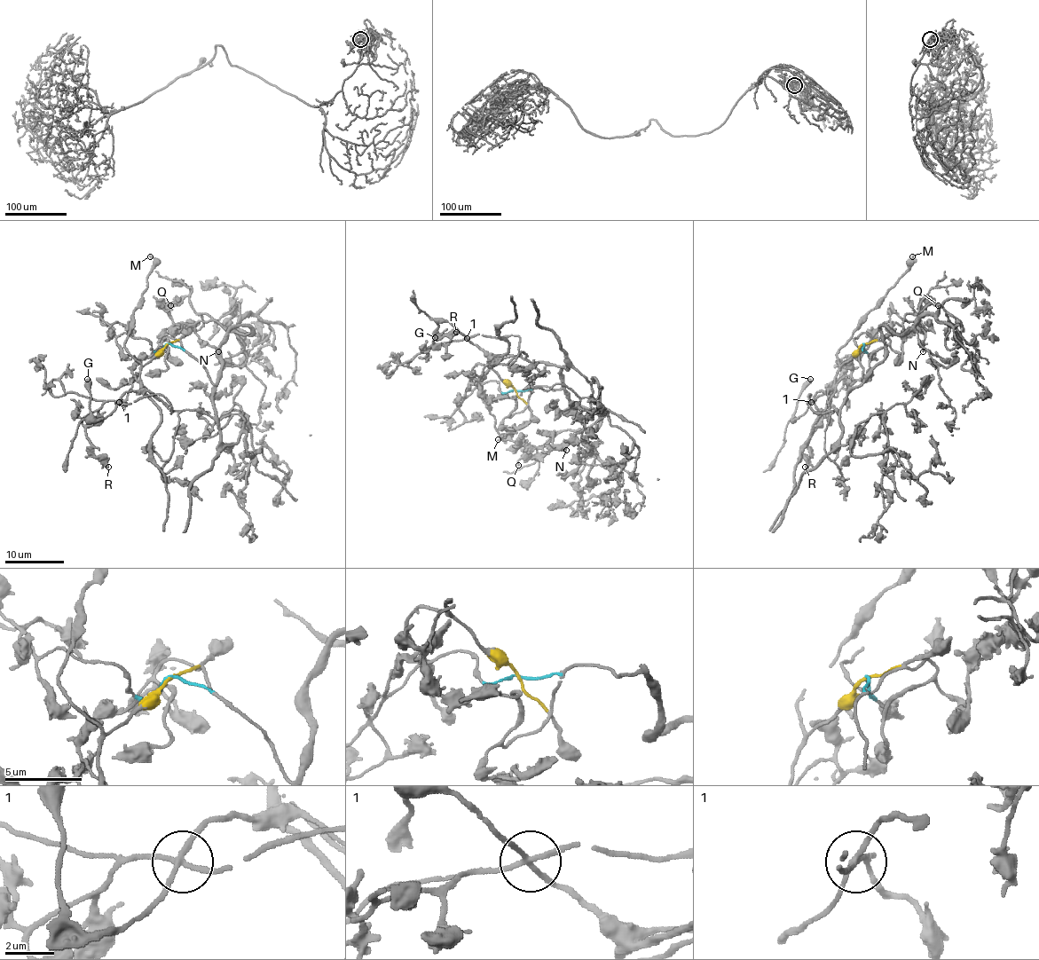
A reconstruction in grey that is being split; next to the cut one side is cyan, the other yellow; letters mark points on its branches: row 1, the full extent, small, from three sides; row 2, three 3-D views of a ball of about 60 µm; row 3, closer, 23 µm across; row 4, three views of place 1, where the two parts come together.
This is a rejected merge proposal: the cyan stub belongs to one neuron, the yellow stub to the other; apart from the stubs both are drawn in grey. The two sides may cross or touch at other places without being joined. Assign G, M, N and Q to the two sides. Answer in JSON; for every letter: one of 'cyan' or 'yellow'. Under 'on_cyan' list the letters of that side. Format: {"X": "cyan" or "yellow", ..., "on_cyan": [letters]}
{"G": "yellow", "M": "yellow", "N": "cyan", "Q": "cyan", "on_cyan": ["N", "Q"]}

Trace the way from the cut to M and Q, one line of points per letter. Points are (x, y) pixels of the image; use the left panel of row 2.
M: (168, 344), (142, 365), (124, 347), (130, 316), (146, 288), (146, 275), (153, 267), (154, 259), (150, 255)
Q: (168, 344), (215, 384), (221, 342), (251, 329), (228, 331), (186, 295), (170, 306)

